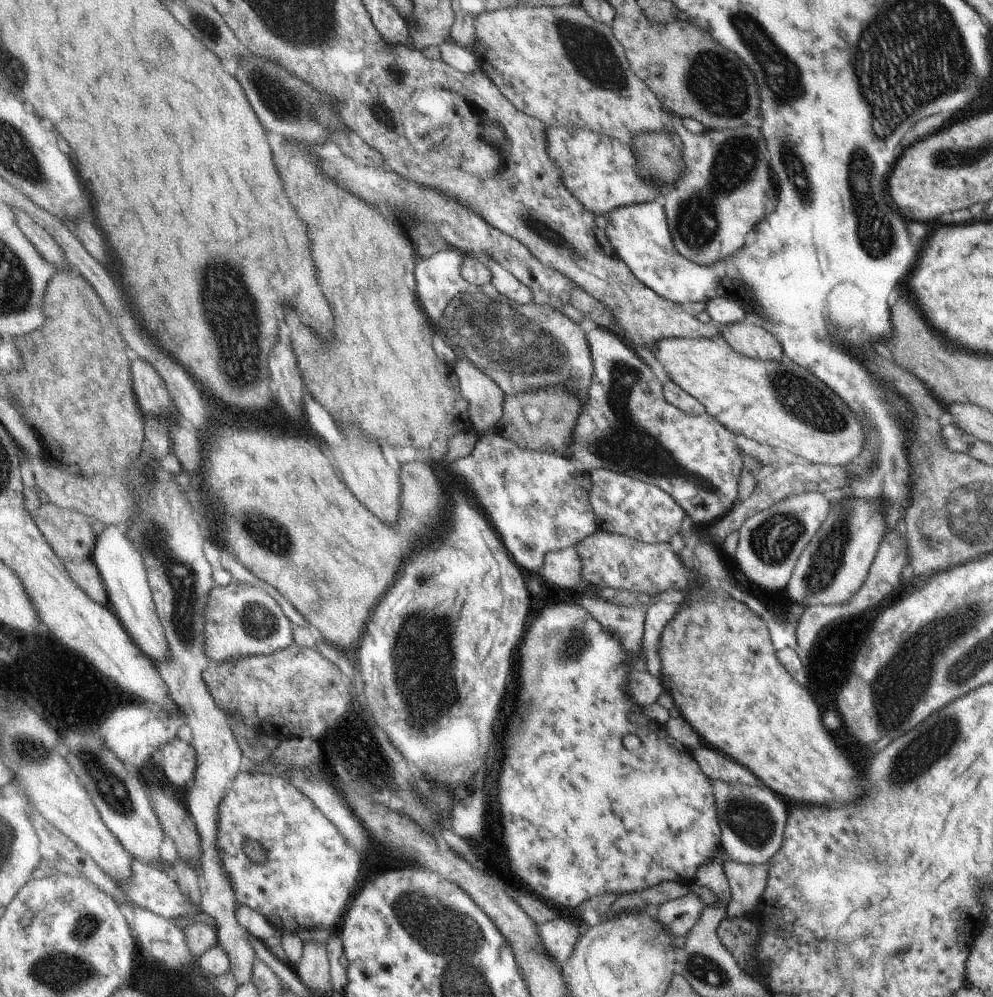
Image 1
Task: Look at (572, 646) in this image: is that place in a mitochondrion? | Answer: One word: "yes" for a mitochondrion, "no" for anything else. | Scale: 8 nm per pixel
yes

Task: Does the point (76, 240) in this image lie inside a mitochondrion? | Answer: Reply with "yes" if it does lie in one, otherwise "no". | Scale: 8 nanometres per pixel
no

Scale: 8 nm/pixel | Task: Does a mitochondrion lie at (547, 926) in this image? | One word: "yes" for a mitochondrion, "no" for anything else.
no

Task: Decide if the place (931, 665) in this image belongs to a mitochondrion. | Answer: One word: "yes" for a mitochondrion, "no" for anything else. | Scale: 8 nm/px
yes

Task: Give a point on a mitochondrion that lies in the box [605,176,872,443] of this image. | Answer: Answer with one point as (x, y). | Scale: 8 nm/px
(805, 402)

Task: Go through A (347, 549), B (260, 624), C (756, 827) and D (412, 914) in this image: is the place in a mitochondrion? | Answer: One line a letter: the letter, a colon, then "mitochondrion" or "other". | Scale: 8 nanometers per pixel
A: other
B: mitochondrion
C: mitochondrion
D: mitochondrion

